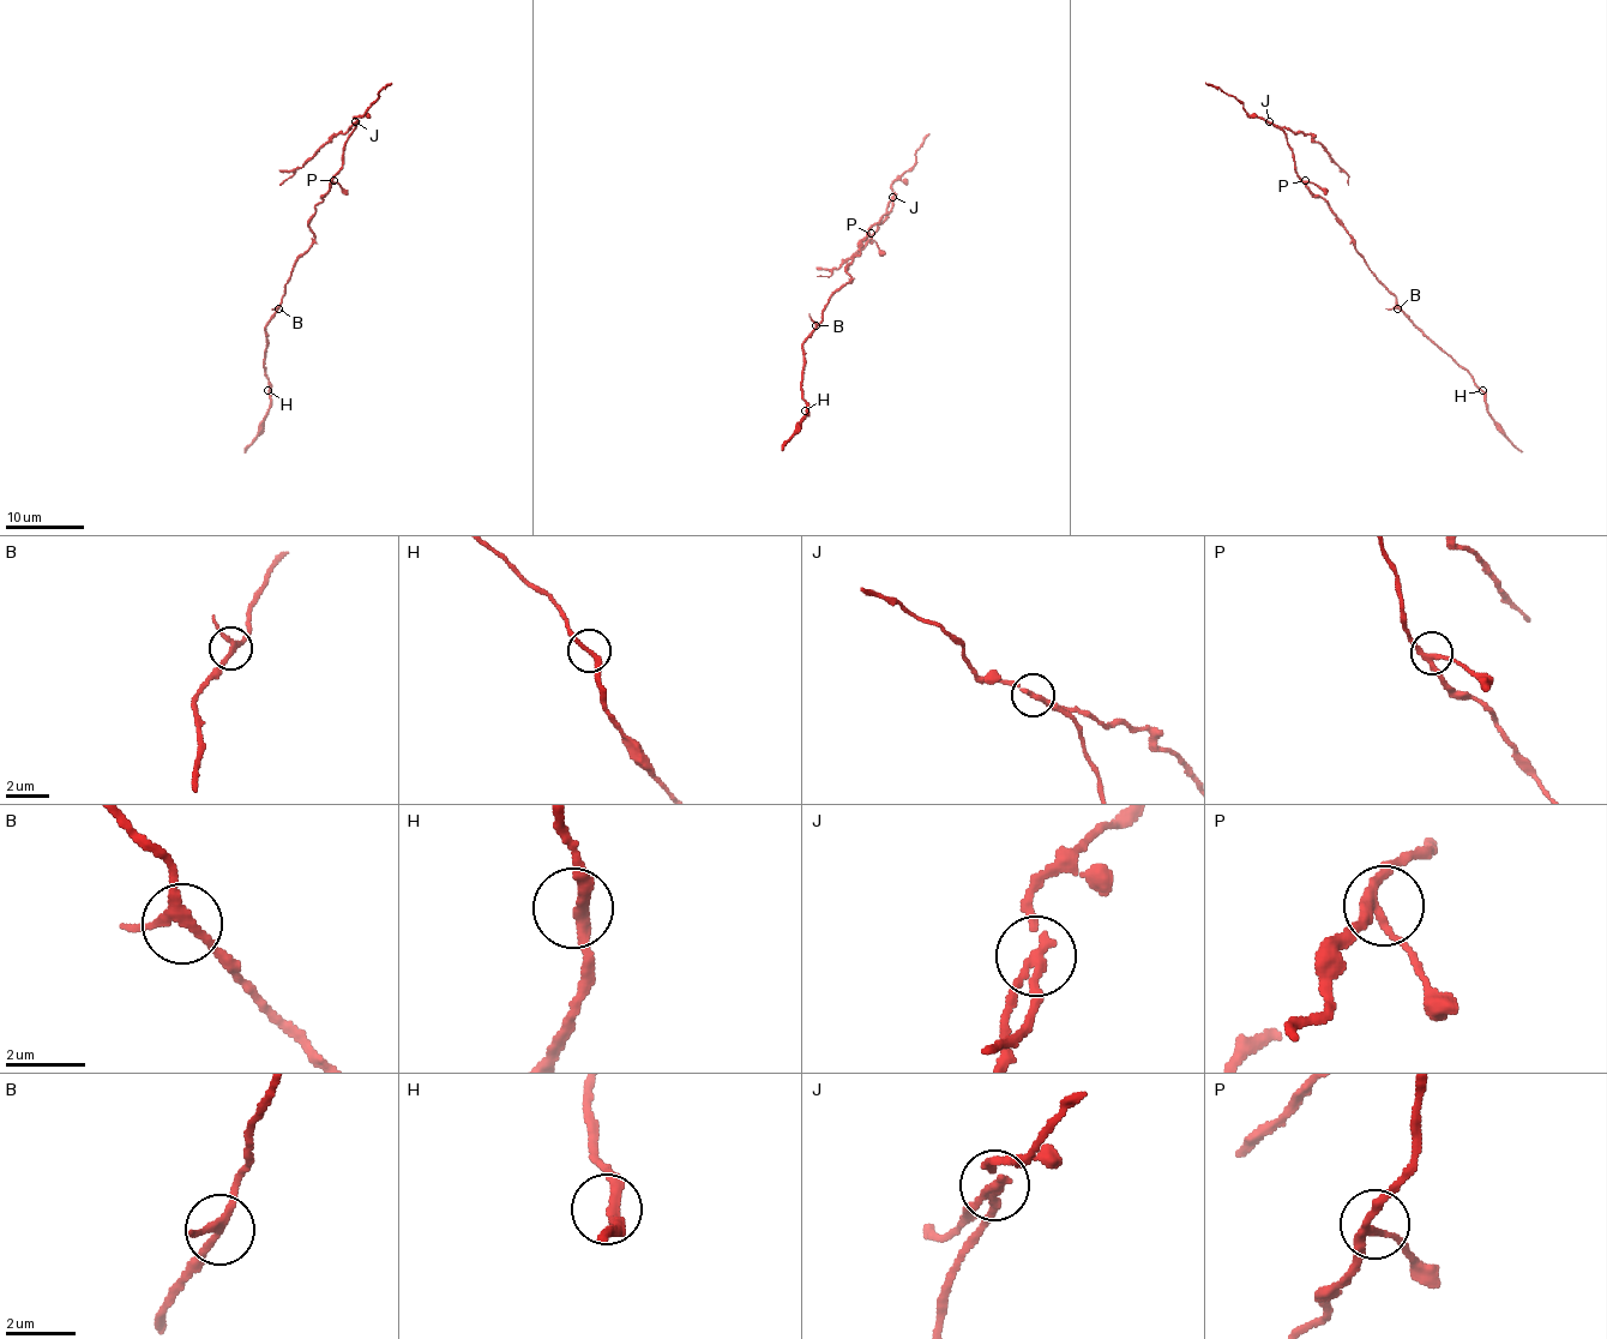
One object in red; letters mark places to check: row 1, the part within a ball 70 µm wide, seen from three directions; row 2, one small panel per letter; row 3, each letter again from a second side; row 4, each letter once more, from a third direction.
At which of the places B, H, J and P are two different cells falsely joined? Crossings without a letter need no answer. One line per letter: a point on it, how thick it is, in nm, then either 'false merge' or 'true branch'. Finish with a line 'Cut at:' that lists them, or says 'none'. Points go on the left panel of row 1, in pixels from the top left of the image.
B: place (278, 308); calibre 200 nm; true branch
H: place (268, 390); calibre 260 nm; true branch
J: place (355, 121); calibre 190 nm; false merge
P: place (333, 180); calibre 220 nm; true branch
Cut at: J

